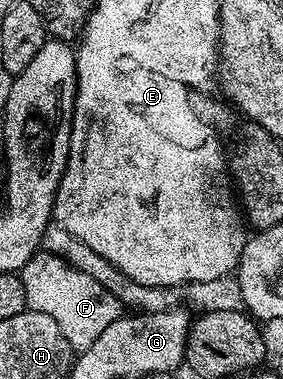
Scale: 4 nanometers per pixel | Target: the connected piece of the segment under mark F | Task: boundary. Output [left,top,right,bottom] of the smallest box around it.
[18,250,122,349]

